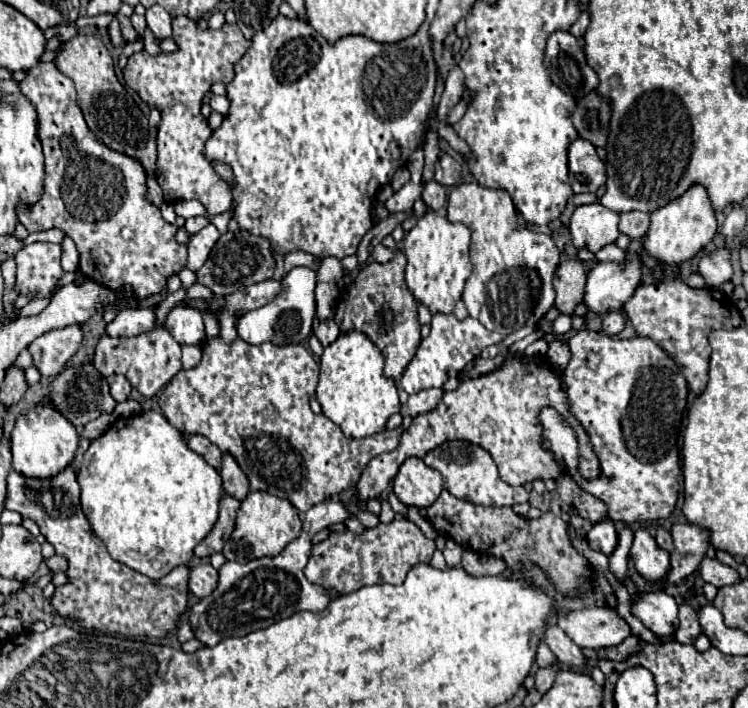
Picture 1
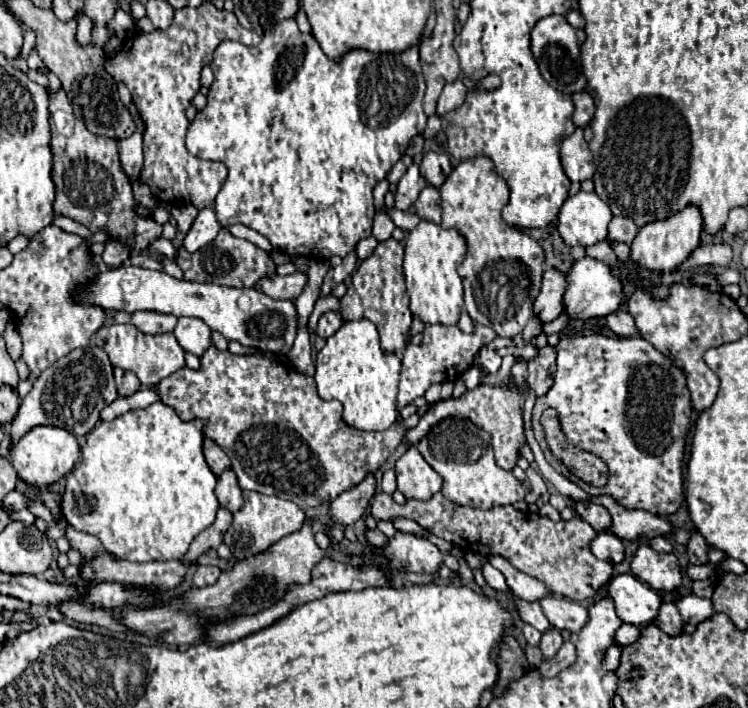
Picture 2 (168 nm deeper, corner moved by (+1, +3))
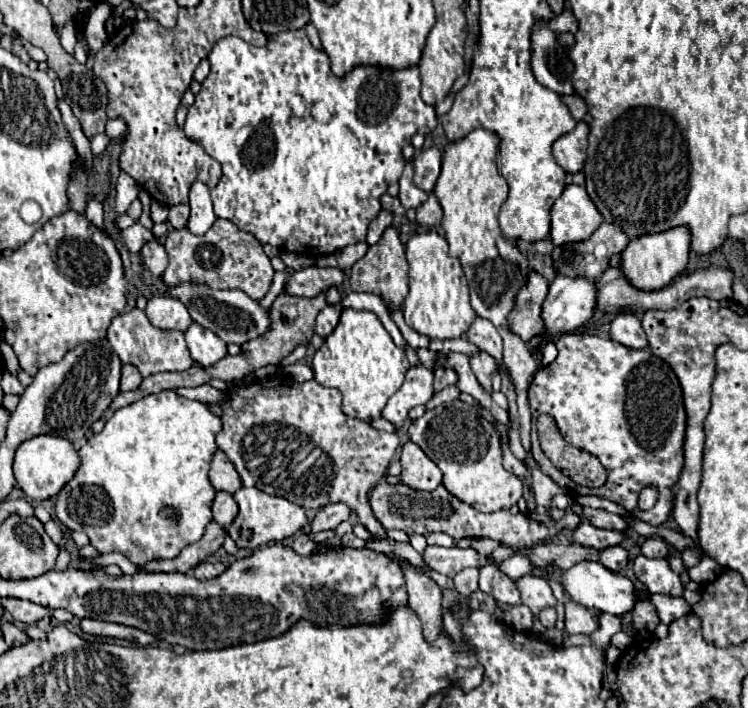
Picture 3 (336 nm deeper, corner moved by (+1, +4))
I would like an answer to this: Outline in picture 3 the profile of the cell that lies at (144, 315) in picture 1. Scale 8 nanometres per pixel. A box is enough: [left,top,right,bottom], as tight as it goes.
[146,295,194,331]

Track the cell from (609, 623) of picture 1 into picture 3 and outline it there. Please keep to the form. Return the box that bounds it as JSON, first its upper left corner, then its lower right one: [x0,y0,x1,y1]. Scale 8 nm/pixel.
[514,573,556,635]

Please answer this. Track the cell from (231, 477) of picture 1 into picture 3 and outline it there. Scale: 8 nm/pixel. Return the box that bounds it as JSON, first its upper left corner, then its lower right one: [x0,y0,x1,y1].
[212,491,238,531]

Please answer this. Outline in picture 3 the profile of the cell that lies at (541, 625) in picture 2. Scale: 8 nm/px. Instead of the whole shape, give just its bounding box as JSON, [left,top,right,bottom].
[480,565,520,605]

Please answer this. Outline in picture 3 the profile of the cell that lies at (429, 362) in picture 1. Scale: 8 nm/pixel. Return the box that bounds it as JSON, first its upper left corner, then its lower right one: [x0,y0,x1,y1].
[382,367,434,427]

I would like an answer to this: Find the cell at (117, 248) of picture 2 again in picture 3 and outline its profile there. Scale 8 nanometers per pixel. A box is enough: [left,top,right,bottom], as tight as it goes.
[124,221,154,253]

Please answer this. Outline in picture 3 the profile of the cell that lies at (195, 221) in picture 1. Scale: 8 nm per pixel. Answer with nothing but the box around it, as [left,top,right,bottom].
[168,205,190,229]

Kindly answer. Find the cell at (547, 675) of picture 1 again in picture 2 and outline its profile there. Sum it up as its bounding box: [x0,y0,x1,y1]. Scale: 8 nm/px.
[540,630,564,662]

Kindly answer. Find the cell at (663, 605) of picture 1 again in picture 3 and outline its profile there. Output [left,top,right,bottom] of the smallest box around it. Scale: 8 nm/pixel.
[534,561,636,615]

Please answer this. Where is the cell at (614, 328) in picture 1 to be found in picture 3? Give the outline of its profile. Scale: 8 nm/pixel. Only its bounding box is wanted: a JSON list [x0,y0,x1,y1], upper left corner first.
[610,313,648,349]

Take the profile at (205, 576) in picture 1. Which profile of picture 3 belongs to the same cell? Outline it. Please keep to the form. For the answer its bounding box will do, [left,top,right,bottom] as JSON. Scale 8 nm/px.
[194,561,226,579]

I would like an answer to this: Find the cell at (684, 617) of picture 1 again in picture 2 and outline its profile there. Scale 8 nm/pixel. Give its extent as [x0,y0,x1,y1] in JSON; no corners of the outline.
[654,602,684,636]

